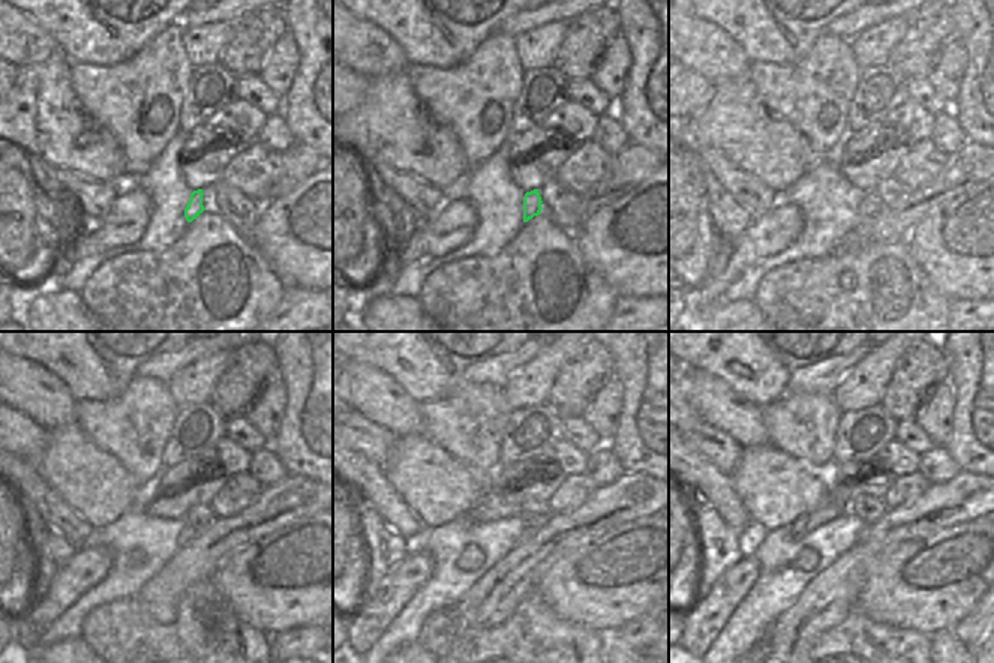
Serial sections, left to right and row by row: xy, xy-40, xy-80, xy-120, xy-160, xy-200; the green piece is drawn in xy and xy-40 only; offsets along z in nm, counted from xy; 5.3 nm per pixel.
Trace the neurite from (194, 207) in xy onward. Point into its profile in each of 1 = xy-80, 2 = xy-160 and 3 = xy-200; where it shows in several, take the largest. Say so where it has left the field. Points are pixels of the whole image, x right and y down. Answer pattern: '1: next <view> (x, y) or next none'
1: next xy-80 (870, 201)
2: next xy-160 (534, 513)
3: next xy-200 (868, 509)

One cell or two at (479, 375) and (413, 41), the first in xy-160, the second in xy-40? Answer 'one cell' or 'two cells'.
two cells

